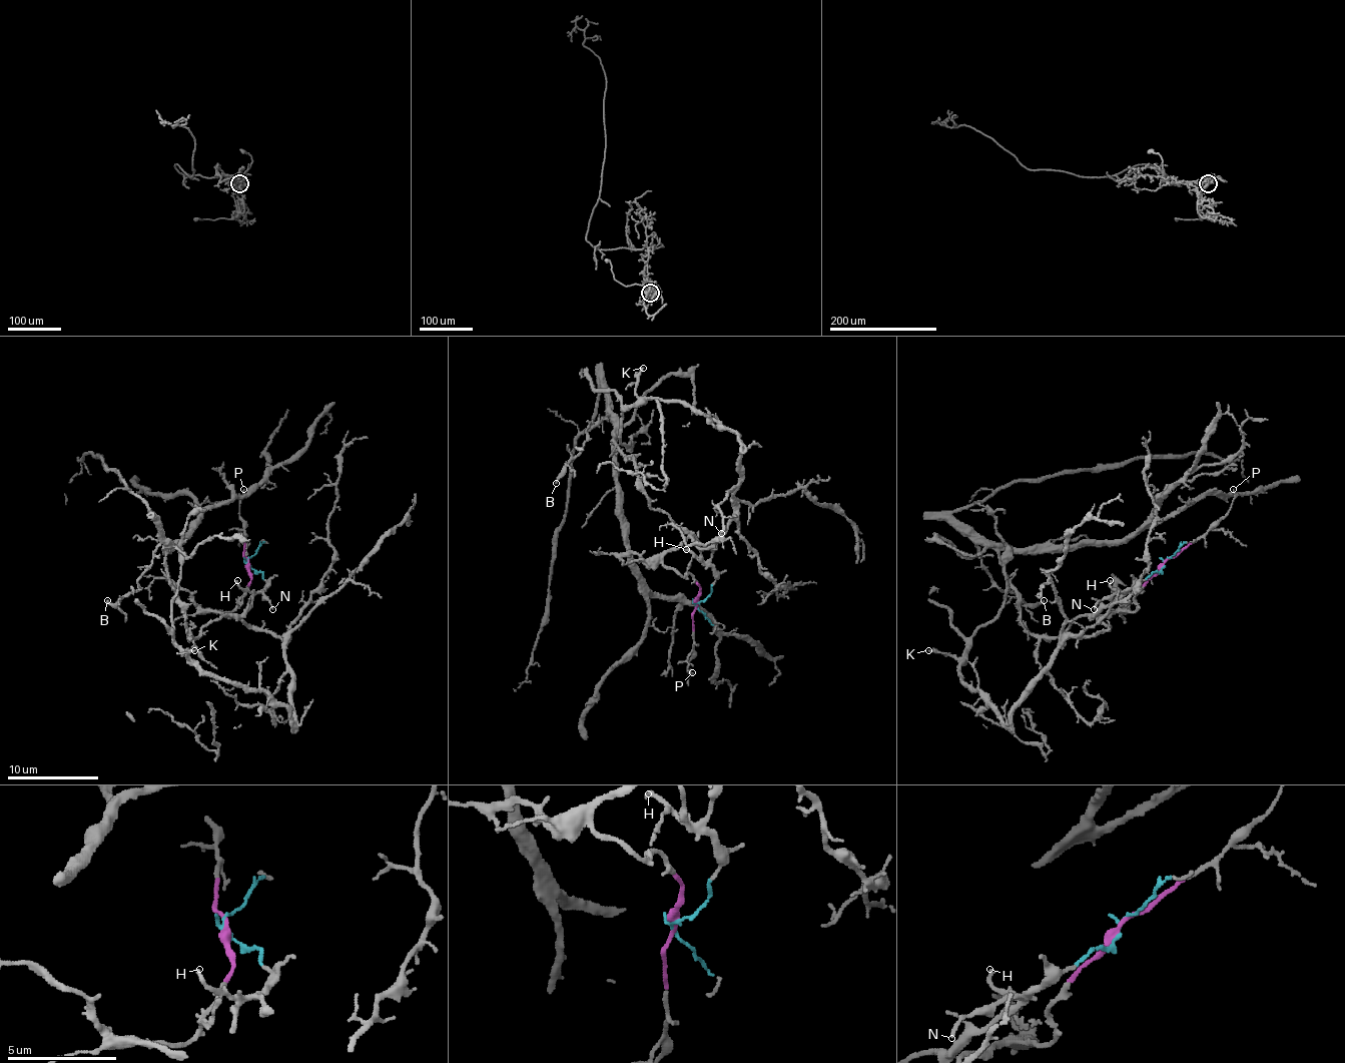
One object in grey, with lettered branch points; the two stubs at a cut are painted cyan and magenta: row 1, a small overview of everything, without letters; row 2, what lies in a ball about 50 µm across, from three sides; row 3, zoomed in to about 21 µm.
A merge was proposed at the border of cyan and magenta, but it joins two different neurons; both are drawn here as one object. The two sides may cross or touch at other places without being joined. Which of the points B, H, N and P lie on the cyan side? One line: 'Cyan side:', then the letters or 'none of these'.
Cyan side: B, H, N

